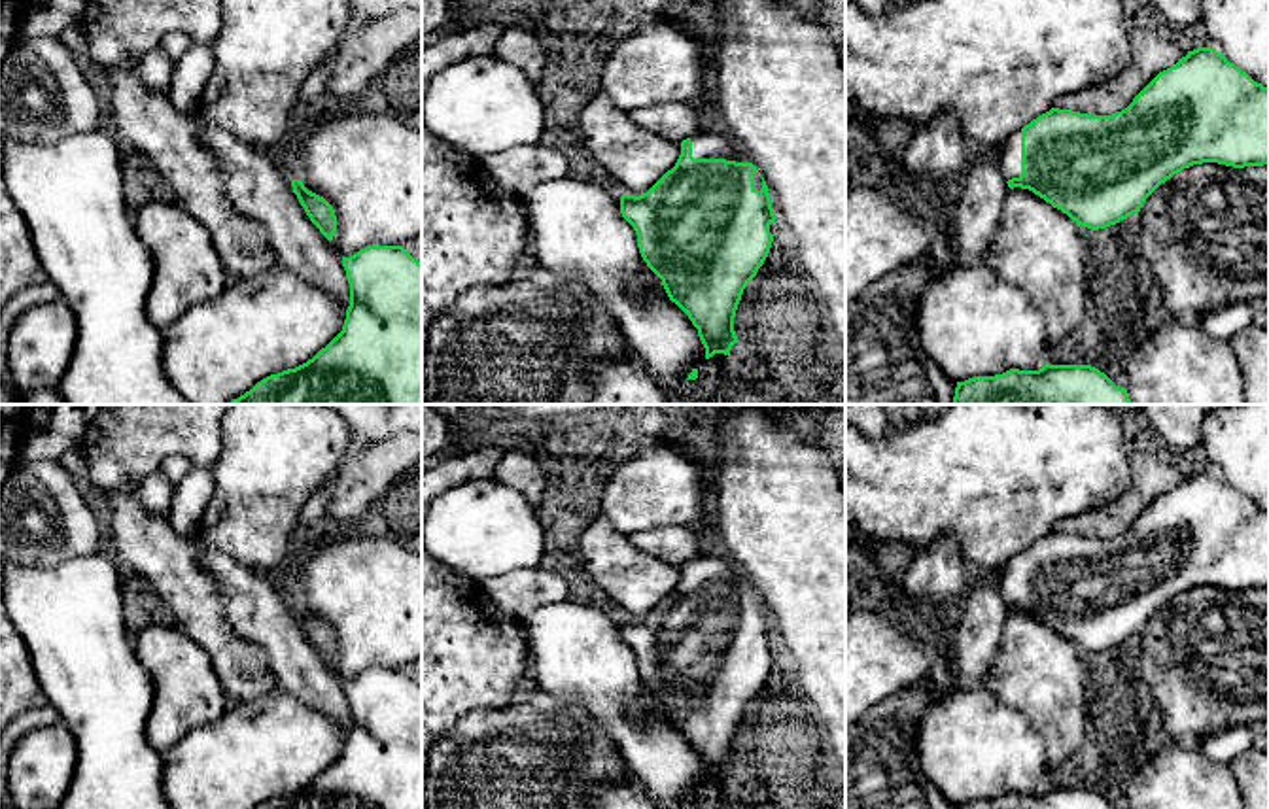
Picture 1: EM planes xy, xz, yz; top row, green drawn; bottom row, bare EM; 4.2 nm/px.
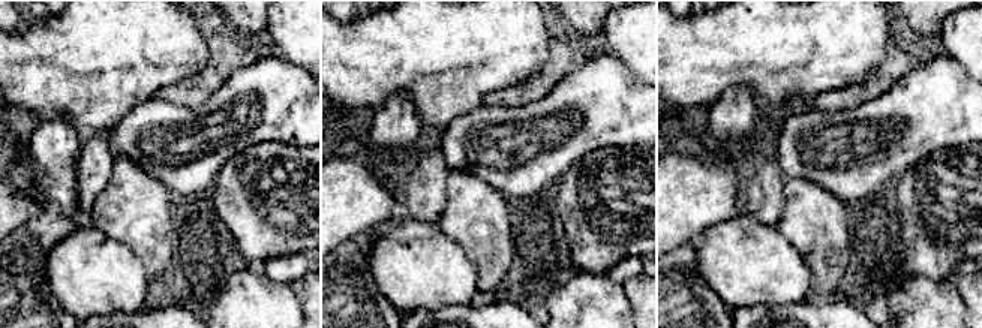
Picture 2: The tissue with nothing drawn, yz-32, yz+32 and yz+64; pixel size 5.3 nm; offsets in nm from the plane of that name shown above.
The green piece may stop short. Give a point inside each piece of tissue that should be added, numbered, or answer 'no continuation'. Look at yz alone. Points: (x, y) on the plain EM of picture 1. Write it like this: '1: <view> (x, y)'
1: yz (1010, 577)

